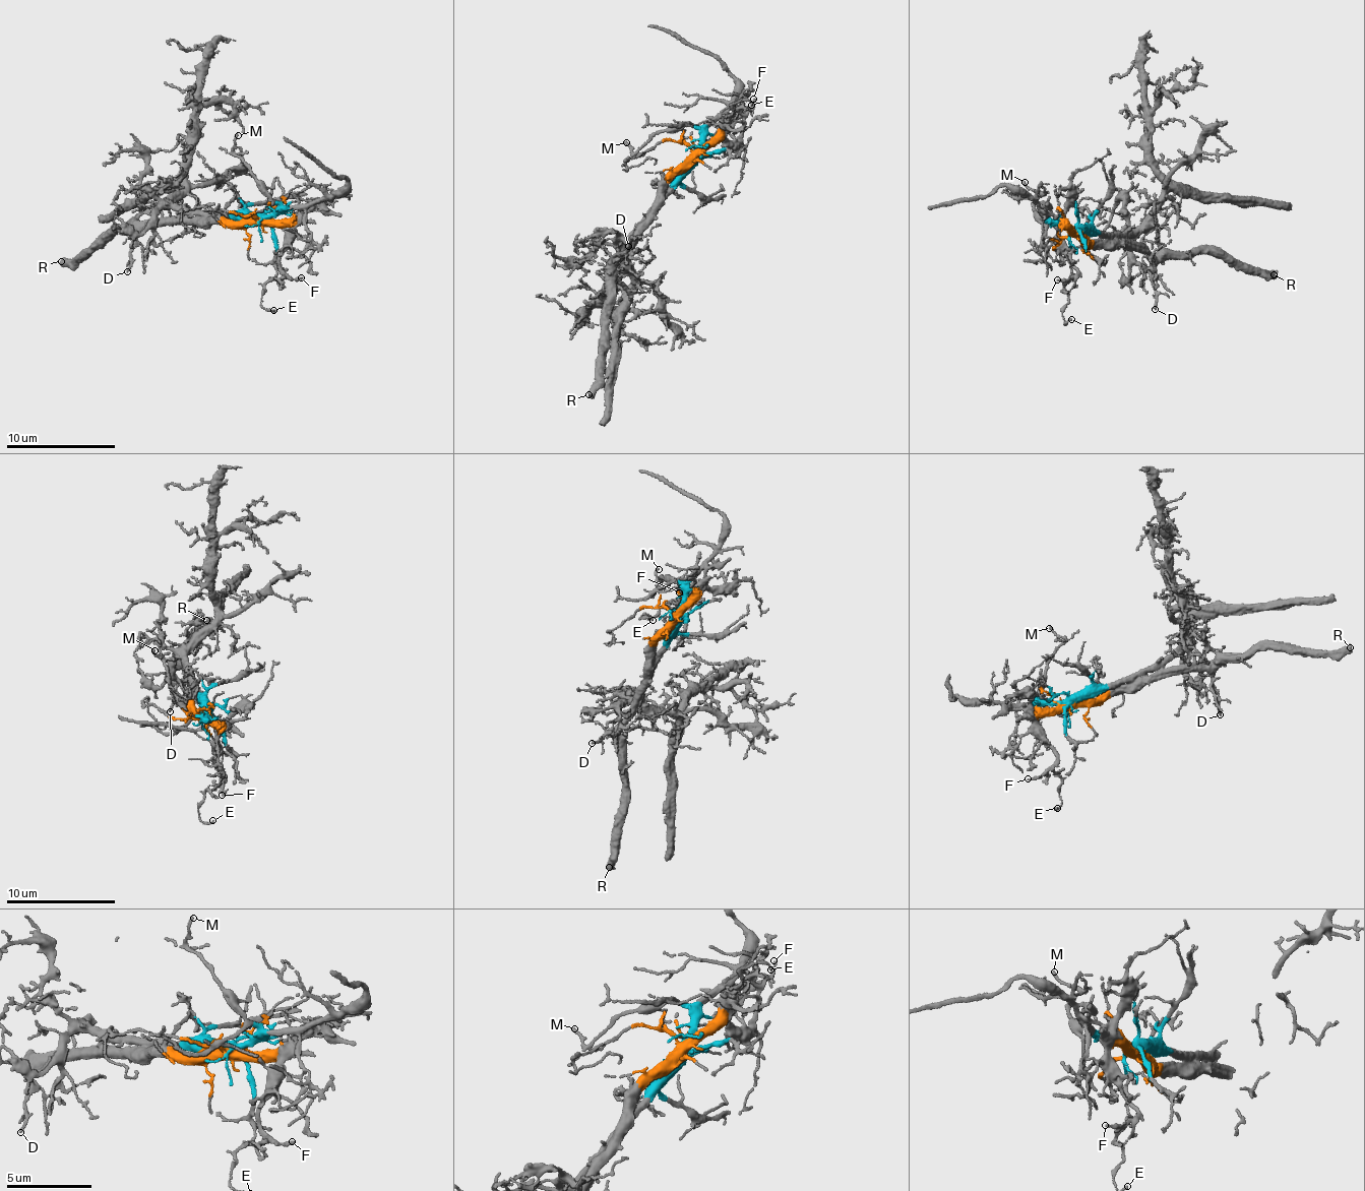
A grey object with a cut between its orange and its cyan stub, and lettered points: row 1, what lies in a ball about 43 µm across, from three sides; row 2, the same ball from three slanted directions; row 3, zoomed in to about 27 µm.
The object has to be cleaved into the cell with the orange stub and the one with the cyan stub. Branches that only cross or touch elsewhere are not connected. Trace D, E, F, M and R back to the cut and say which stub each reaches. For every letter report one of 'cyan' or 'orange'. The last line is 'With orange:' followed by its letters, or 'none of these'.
D: orange
E: orange
F: orange
M: cyan
R: orange
With orange: D, E, F, R

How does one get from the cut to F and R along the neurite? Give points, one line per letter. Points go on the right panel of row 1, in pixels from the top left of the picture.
F: (1076, 232), (1067, 228), (1059, 234), (1059, 246), (1077, 273), (1058, 280)
R: (1076, 232), (1089, 243), (1096, 241), (1135, 247), (1151, 257), (1184, 259), (1200, 252), (1260, 267), (1274, 275)

